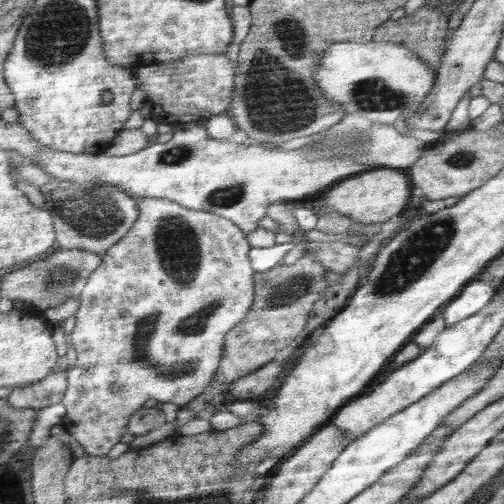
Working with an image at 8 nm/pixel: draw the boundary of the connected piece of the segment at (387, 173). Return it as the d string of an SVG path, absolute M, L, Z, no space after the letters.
M380 167L372 169L372 172L359 173L345 182L340 182L334 186L325 195L321 196L322 200L316 200L318 208L328 207L330 211L342 213L350 219L358 220L364 225L381 222L385 226L392 223L390 216L400 214L404 206L408 204L410 198L410 178L402 169Z

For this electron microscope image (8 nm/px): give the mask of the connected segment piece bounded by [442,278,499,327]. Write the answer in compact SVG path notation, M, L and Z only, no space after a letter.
M474 280L460 294L454 298L446 310L443 310L442 316L447 326L456 325L465 318L472 317L474 314L481 312L486 305L498 293L499 289L489 284L489 281Z

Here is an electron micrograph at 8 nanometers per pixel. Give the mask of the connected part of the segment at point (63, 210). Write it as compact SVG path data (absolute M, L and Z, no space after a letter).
M71 182L52 190L44 198L43 208L50 212L56 223L60 249L84 249L104 256L141 216L140 205L133 196L125 194L120 187L105 183Z

